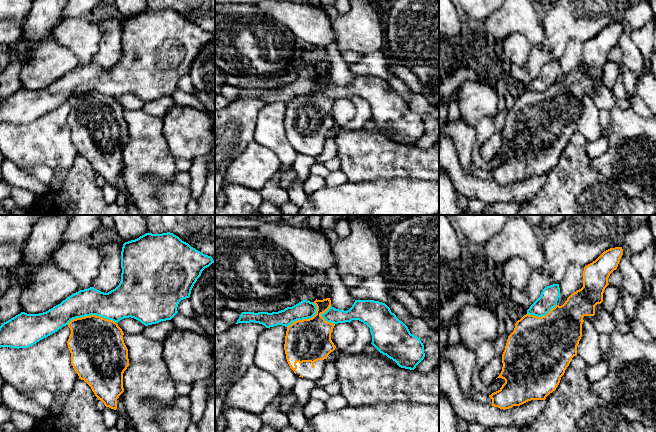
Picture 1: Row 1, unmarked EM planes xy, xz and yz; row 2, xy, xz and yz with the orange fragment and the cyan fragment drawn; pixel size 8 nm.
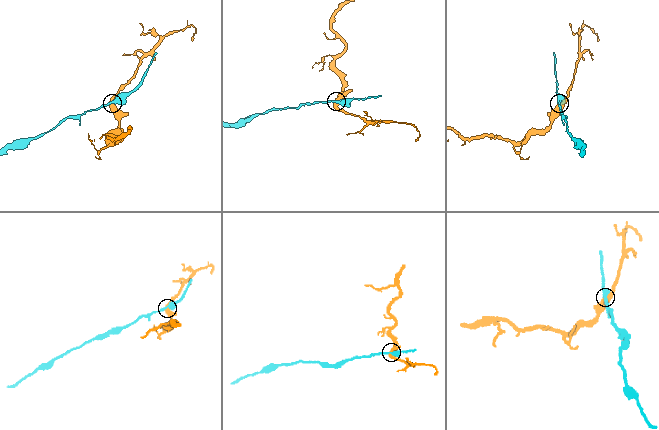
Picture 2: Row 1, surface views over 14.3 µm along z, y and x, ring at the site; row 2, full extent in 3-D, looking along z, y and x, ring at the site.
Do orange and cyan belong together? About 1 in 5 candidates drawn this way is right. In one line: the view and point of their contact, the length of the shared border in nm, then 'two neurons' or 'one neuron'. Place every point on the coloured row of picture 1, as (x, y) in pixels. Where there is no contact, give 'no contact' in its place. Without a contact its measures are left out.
meets orange in xy at (91, 315); contact 400 nm long; two neurons

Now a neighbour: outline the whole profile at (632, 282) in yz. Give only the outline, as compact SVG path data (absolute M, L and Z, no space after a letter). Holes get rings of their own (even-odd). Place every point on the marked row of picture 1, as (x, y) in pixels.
M625 244L622 249L623 255L617 267L622 275L622 286L639 301L645 297L645 284L631 261L632 252L630 248Z

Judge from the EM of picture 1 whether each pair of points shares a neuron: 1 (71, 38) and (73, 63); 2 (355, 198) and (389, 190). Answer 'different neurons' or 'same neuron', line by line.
1: different neurons
2: same neuron

